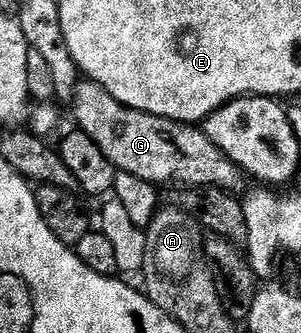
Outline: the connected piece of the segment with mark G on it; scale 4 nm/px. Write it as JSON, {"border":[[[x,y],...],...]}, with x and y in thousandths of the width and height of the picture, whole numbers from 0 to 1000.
{"border":[[[296,240],[262,243],[239,327],[259,363],[256,387],[319,420],[319,444],[359,468],[382,514],[409,511],[439,529],[465,529],[465,541],[492,541],[525,565],[581,547],[591,559],[658,559],[774,580],[804,559],[811,526],[801,505],[744,468],[744,456],[731,456],[654,375],[575,366],[405,318],[399,300],[385,300],[342,258]]]}

